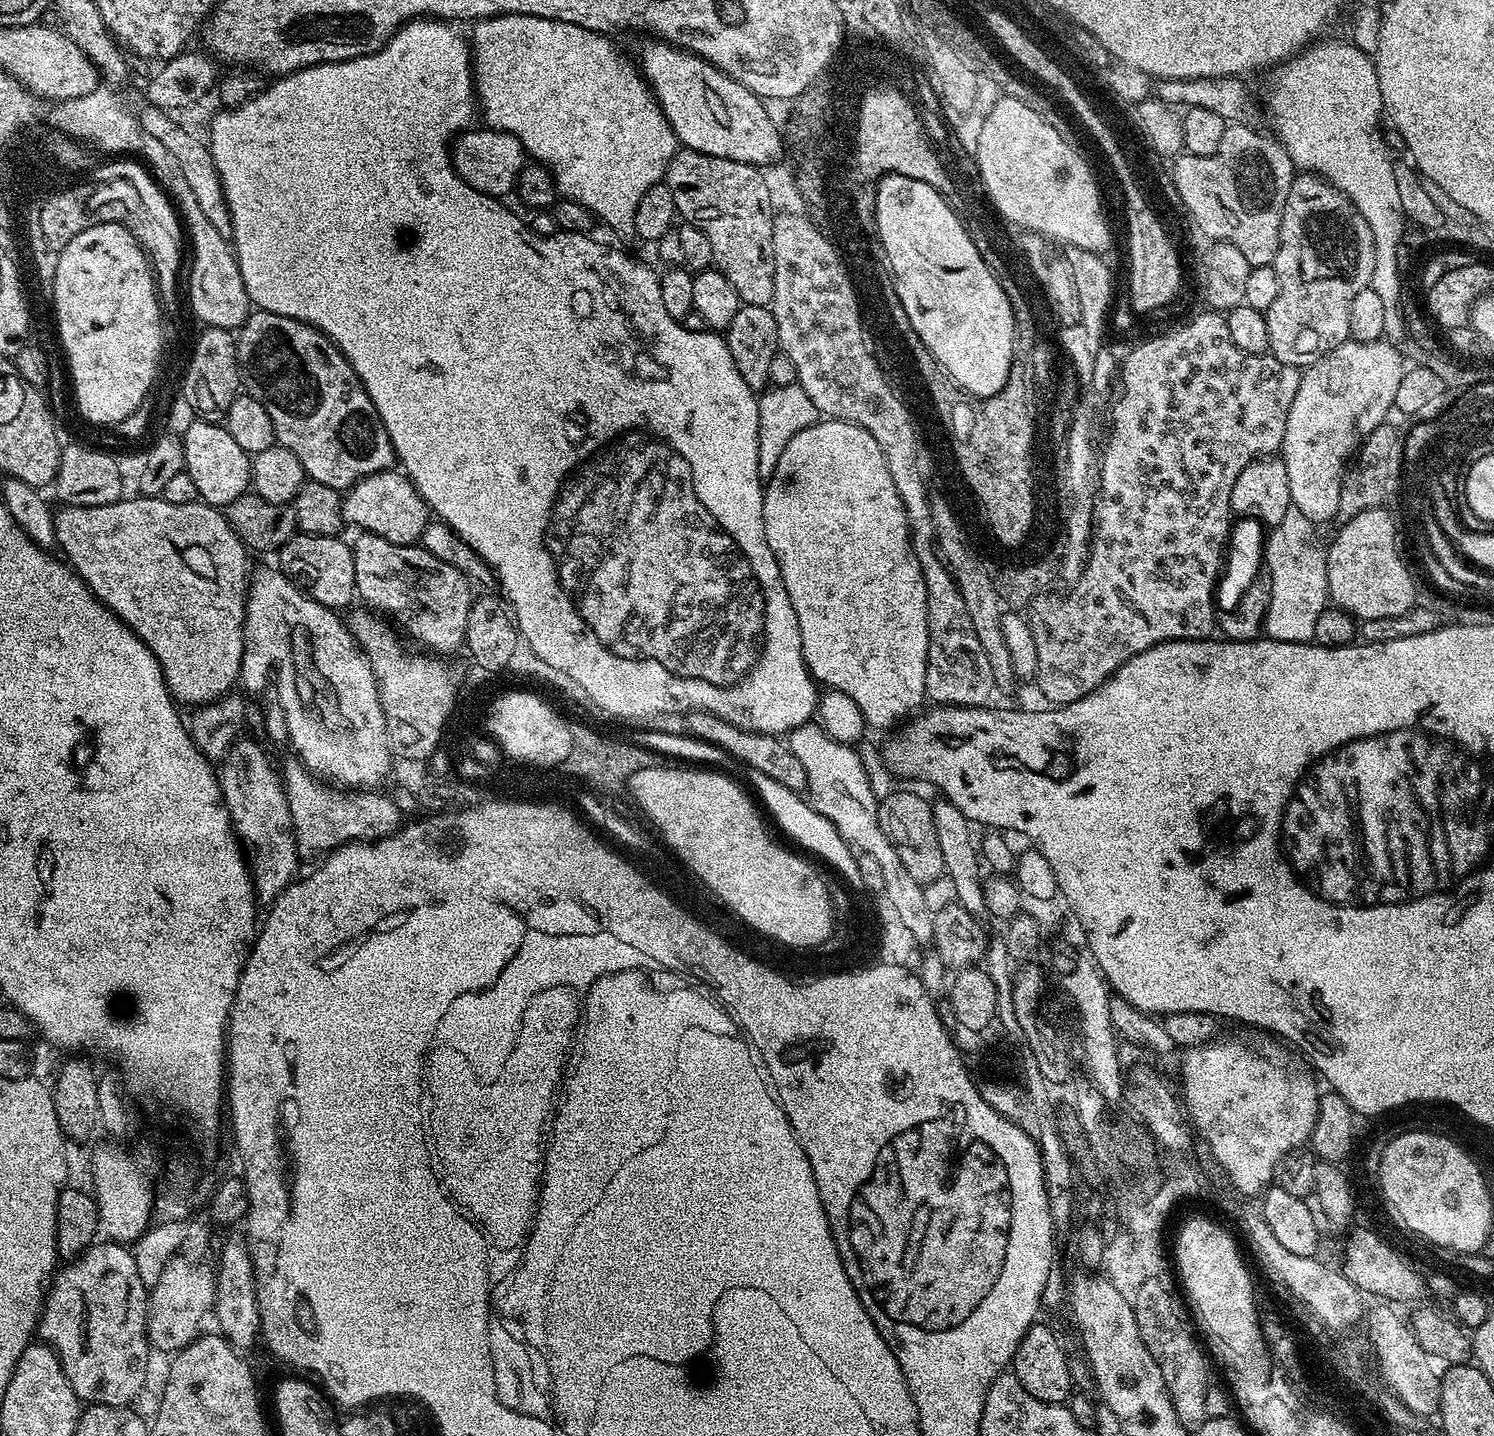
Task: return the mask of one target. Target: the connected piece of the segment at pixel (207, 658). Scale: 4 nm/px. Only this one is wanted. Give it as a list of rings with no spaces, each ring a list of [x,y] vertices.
[[[137,495],[135,499],[121,498],[106,506],[78,506],[77,504],[60,506],[60,509],[55,509],[52,518],[55,543],[64,551],[63,559],[83,580],[84,587],[91,590],[104,607],[116,613],[139,636],[141,642],[148,646],[154,654],[154,658],[158,658],[161,668],[164,669],[164,681],[168,692],[177,705],[200,706],[205,702],[219,701],[221,698],[227,697],[224,695],[231,690],[232,683],[235,685],[240,678],[240,663],[244,657],[244,602],[250,579],[249,549],[236,537],[236,532],[228,525],[228,520],[219,507],[203,502],[175,504],[166,502],[160,496]]]

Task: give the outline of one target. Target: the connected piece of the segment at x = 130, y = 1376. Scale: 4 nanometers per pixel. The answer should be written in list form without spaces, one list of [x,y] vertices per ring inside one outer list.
[[[93,1243],[79,1258],[65,1263],[68,1265],[51,1277],[52,1289],[49,1292],[47,1289],[38,1317],[38,1336],[60,1359],[62,1370],[81,1401],[122,1408],[131,1405],[131,1400],[144,1388],[144,1367],[150,1354],[145,1336],[150,1292],[139,1277],[135,1255],[125,1245],[100,1243]]]

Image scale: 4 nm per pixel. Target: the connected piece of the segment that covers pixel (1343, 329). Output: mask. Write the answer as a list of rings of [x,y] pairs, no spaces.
[[[1279,268],[1276,271],[1278,298],[1270,302],[1264,317],[1268,327],[1270,355],[1278,358],[1278,362],[1303,370],[1350,339],[1350,316],[1332,316],[1328,302],[1330,294],[1318,292],[1322,288],[1318,288],[1316,284],[1294,284],[1294,280],[1288,278],[1290,274],[1294,274],[1292,270],[1294,268]]]

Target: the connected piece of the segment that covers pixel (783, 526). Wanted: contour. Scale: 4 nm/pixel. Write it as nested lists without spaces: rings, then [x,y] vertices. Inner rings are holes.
[[[827,418],[794,434],[790,446],[786,446],[786,450],[782,450],[782,458],[778,458],[778,466],[774,466],[774,474],[766,481],[762,518],[764,519],[764,537],[778,562],[782,582],[786,586],[786,594],[790,594],[790,602],[794,606],[794,614],[798,618],[804,666],[808,669],[812,680],[829,689],[848,694],[861,708],[866,724],[872,728],[873,726],[888,728],[891,724],[896,723],[899,725],[901,722],[907,721],[913,714],[919,713],[921,711],[920,703],[925,703],[926,700],[924,683],[928,669],[926,582],[922,578],[920,563],[916,561],[916,556],[912,553],[908,515],[904,509],[904,503],[894,484],[892,470],[888,467],[888,459],[882,454],[878,442],[874,442],[871,434],[856,424]]]

